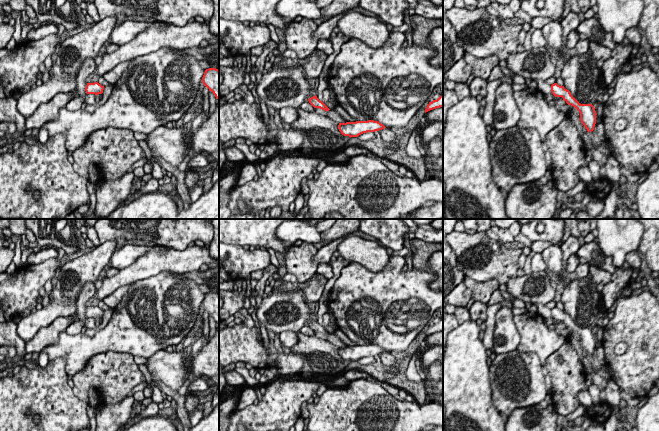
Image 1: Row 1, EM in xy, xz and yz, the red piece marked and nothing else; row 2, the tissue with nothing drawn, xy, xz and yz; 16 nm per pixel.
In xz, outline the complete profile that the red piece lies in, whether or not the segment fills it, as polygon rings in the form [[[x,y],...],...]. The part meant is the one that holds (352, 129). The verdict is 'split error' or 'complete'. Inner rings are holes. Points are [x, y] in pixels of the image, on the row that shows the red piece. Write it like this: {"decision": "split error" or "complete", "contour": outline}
{"decision": "complete", "contour": [[[356,121],[339,123],[338,129],[344,136],[358,137],[359,135],[367,132],[375,132],[386,128],[383,124],[378,121]]]}

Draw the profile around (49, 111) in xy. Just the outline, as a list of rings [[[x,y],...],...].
[[[77,90],[56,94],[49,102],[42,103],[35,112],[25,118],[25,127],[27,129],[41,128],[45,123],[55,120],[58,117],[59,110],[66,107],[67,103],[77,96]]]

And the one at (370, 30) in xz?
[[[353,11],[342,13],[337,28],[343,35],[357,38],[374,49],[382,47],[390,34],[386,24],[378,18]]]

